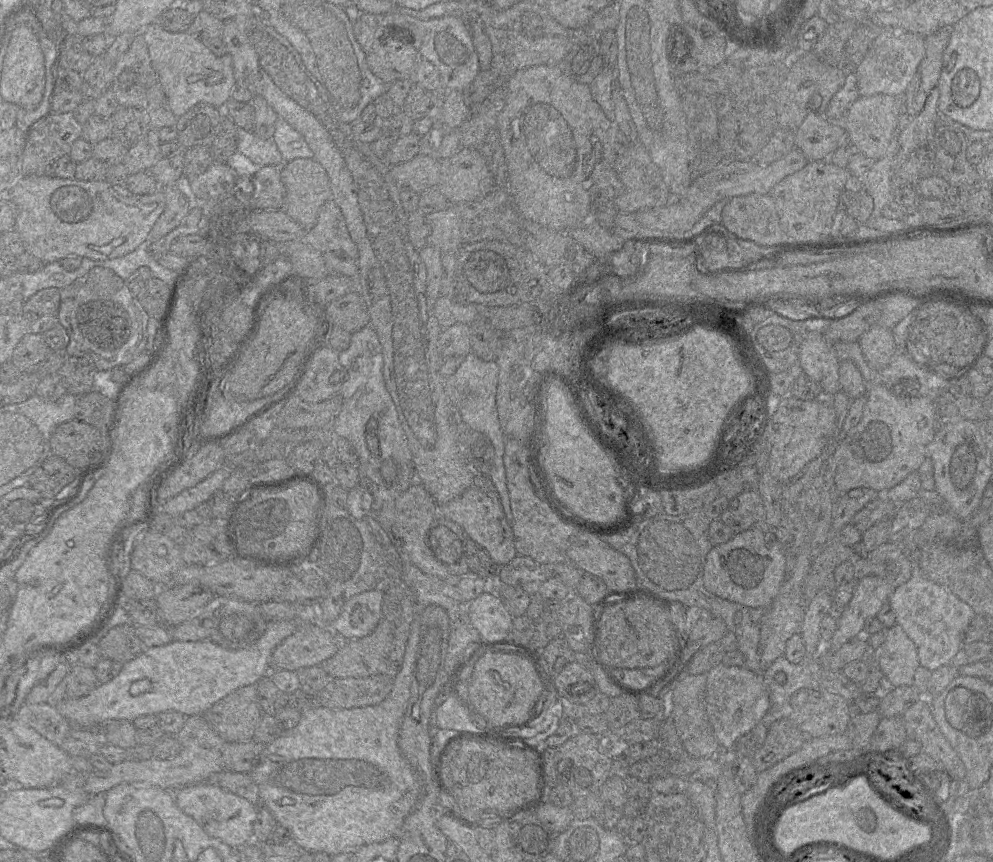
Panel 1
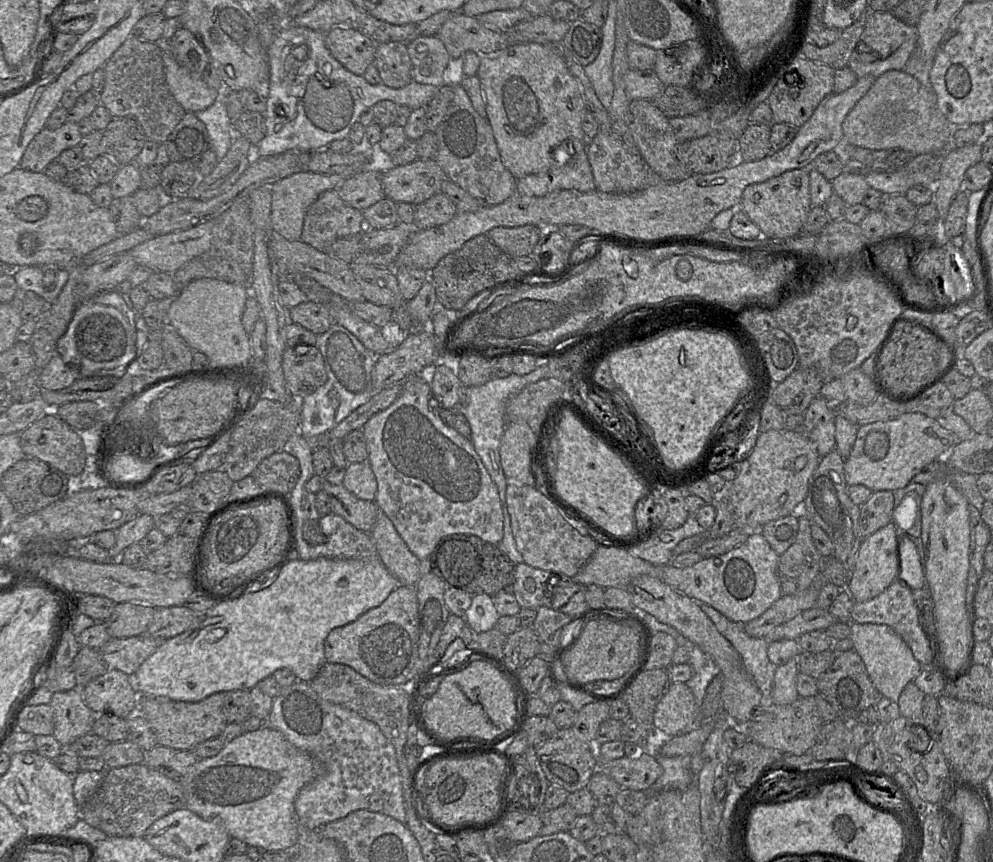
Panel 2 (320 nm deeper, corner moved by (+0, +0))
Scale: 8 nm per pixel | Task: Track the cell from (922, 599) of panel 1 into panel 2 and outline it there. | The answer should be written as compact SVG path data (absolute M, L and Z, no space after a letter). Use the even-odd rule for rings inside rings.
M896 579L881 594L865 602L855 602L850 615L851 623L872 623L889 626L911 649L913 656L925 668L929 667L931 649L918 617L918 608L909 586Z

